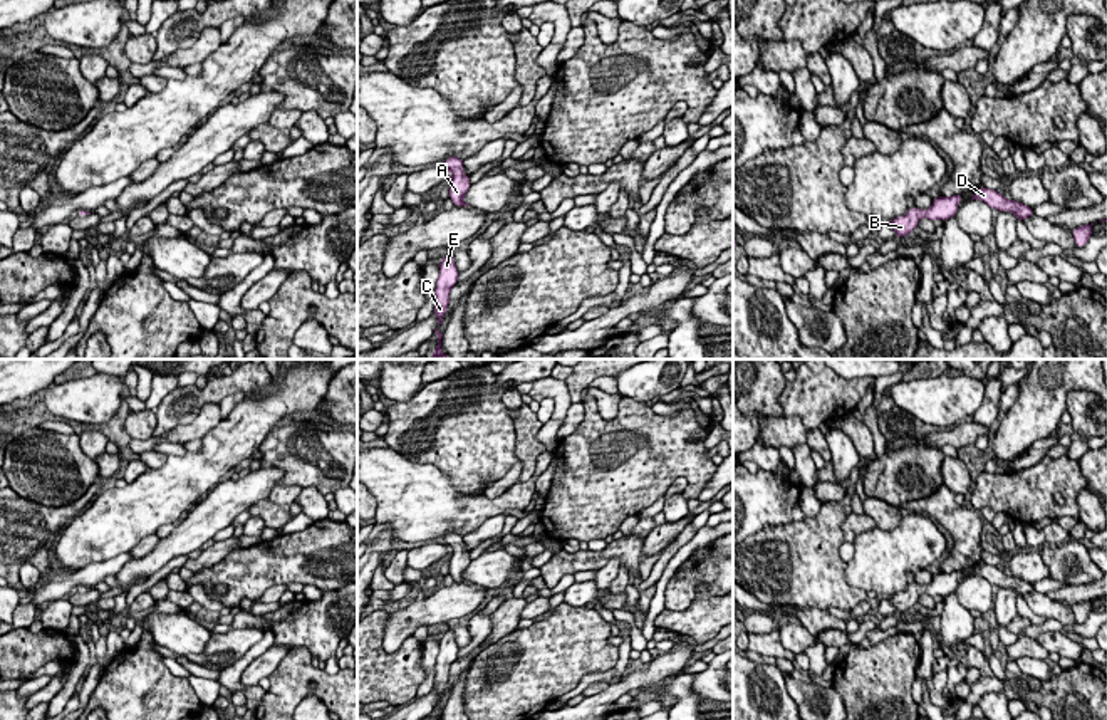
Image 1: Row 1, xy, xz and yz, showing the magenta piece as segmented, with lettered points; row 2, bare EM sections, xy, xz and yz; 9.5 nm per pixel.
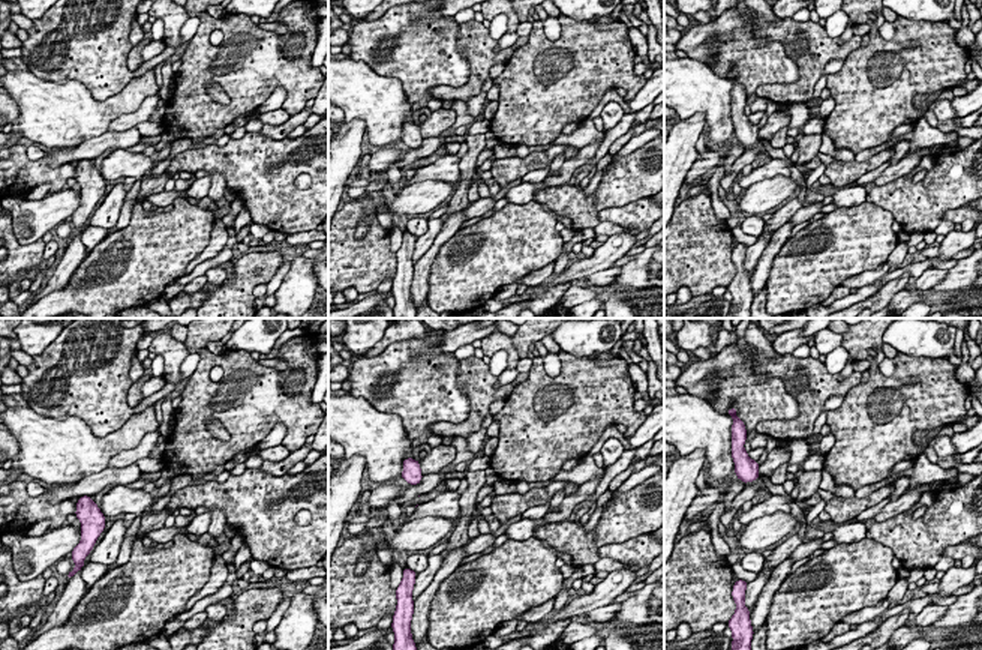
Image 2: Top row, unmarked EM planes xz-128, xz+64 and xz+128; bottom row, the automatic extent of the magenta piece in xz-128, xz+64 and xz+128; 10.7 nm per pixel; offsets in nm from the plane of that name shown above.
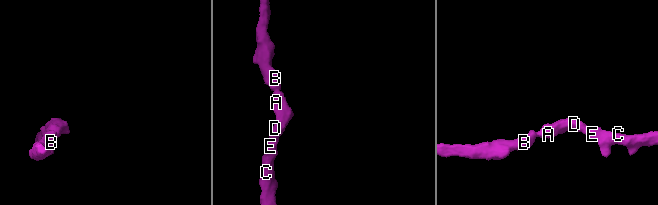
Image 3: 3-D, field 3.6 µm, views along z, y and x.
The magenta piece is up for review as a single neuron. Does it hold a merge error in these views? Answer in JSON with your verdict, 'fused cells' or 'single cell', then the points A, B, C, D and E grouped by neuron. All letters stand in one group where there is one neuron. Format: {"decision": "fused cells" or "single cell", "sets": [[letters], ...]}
{"decision": "single cell", "sets": [["A", "B", "C", "D", "E"]]}

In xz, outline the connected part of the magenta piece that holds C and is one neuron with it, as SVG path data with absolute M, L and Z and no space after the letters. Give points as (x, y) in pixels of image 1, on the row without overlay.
M448 629L439 638L439 651L434 666L434 685L433 690L438 693L438 702L443 698L443 693L448 686L450 668L458 658L458 644L455 641L455 634Z

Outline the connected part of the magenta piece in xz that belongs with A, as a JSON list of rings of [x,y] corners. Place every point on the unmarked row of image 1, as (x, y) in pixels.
[[[450,532],[448,535],[443,537],[446,545],[453,550],[450,556],[450,574],[455,582],[470,582],[465,579],[463,572],[470,566],[470,552],[463,549],[463,535],[456,532]]]

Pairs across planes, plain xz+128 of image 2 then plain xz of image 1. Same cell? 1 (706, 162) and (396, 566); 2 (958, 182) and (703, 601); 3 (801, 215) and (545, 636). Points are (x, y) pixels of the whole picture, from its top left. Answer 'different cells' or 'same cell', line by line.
1: different cells
2: different cells
3: different cells

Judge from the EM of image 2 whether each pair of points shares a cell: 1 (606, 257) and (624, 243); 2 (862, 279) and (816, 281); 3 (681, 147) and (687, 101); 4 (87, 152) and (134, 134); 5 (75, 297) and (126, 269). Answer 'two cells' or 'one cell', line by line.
1: one cell
2: two cells
3: two cells
4: one cell
5: one cell

